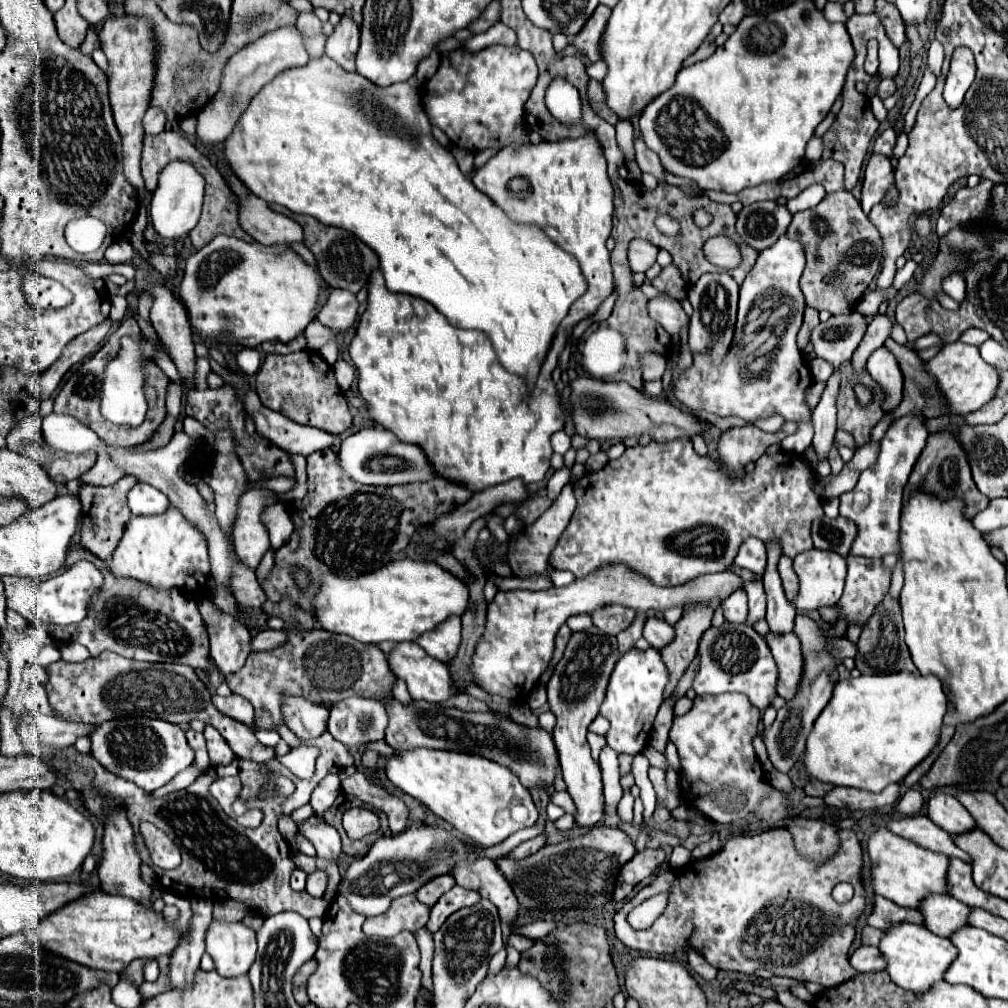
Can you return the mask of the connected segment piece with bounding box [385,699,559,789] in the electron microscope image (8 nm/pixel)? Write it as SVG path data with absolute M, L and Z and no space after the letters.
M397 699L387 705L389 727L385 731L385 741L399 751L427 747L427 749L449 749L469 755L481 755L493 759L503 767L511 769L523 787L527 789L545 789L553 785L559 755L553 743L553 737L543 727L527 727L515 723L509 717L501 717L493 711L483 713L465 713L455 707L441 707L437 703L413 701L409 707L403 707Z

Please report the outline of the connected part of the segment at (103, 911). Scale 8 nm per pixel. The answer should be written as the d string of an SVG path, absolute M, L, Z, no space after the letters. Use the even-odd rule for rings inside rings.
M91 893L61 907L45 921L41 921L37 939L49 951L65 959L93 969L121 973L133 959L157 959L161 955L173 955L181 939L187 937L193 917L193 911L185 897L181 897L179 905L179 919L167 921L163 915L155 913L151 905L143 905L123 895L117 897L109 893Z

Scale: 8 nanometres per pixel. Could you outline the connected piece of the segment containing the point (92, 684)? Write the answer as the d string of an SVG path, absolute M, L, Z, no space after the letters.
M103 651L97 659L91 657L83 663L51 663L47 667L47 673L49 705L61 719L83 721L89 725L101 725L109 719L125 715L145 715L151 719L165 719L169 723L189 723L193 719L201 719L203 723L213 725L227 739L229 747L237 757L257 763L265 763L275 757L275 749L261 745L251 727L237 723L227 715L221 715L221 711L213 707L209 689L189 665L143 663L125 659L111 651Z

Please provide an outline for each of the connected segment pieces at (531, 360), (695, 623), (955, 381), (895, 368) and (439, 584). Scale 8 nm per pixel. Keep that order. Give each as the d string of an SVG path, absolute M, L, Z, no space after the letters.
M329 57L311 59L307 65L283 71L271 83L267 83L251 99L251 105L245 109L243 117L239 119L233 133L225 139L223 145L225 145L225 155L227 155L227 161L229 161L231 169L235 171L235 175L245 183L245 187L253 195L265 199L267 203L279 203L293 213L311 215L325 225L333 225L333 227L353 231L353 235L357 235L361 241L369 243L369 247L373 247L373 251L377 251L379 267L383 271L383 279L385 279L385 285L387 285L389 291L407 293L407 295L429 301L439 313L443 313L447 317L447 321L453 327L481 329L485 335L489 335L501 365L507 371L525 377L529 391L533 389L535 379L539 375L539 369L541 369L541 365L547 357L547 351L551 349L557 327L561 325L563 317L569 313L569 309L577 301L577 297L581 297L587 291L585 277L581 275L577 259L573 259L573 255L569 255L567 251L557 247L541 231L541 227L513 223L485 193L481 193L473 187L469 177L465 177L459 171L455 157L447 149L443 149L431 133L429 119L427 119L427 115L423 111L423 105L421 105L421 89L419 89L419 83L417 83L415 77L411 77L409 81L403 81L403 83L389 85L389 87L377 87L369 79L361 77L359 73L343 71Z
M697 605L687 609L683 617L675 623L675 631L677 631L675 641L665 649L661 649L663 663L669 667L669 687L665 687L665 701L673 697L677 681L681 679L691 659L695 657L697 643L703 631L711 627L711 617L713 617L713 609L709 605Z
M961 341L943 345L943 349L927 363L927 371L937 377L937 383L943 395L947 397L949 409L955 415L967 415L971 411L985 407L997 393L997 383L999 383L997 369L981 359L979 347L965 345Z
M885 345L871 353L871 357L867 359L867 371L871 373L871 377L875 381L879 381L883 385L883 389L887 393L883 409L889 411L895 405L899 405L901 397L903 397L903 393L901 393L903 391L903 375L901 375L897 359Z
M425 559L393 561L373 573L351 577L323 575L321 593L315 597L317 625L331 633L345 633L361 643L415 641L451 615L463 615L469 607L467 583Z

